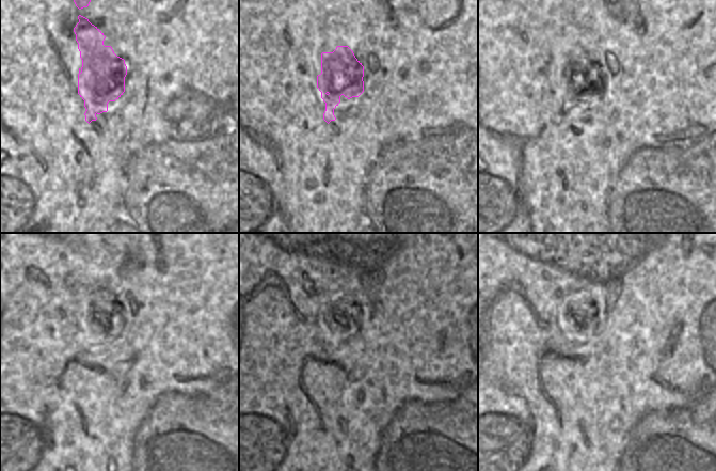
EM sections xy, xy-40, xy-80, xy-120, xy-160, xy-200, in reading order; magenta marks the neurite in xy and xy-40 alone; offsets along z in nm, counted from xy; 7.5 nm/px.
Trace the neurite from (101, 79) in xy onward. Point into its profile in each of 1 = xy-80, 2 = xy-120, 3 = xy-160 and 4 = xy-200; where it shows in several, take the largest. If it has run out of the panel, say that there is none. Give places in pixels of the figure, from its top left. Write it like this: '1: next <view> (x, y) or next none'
1: next xy-80 (581, 69)
2: next xy-120 (97, 301)
3: next xy-160 (334, 303)
4: next xy-200 (572, 302)

